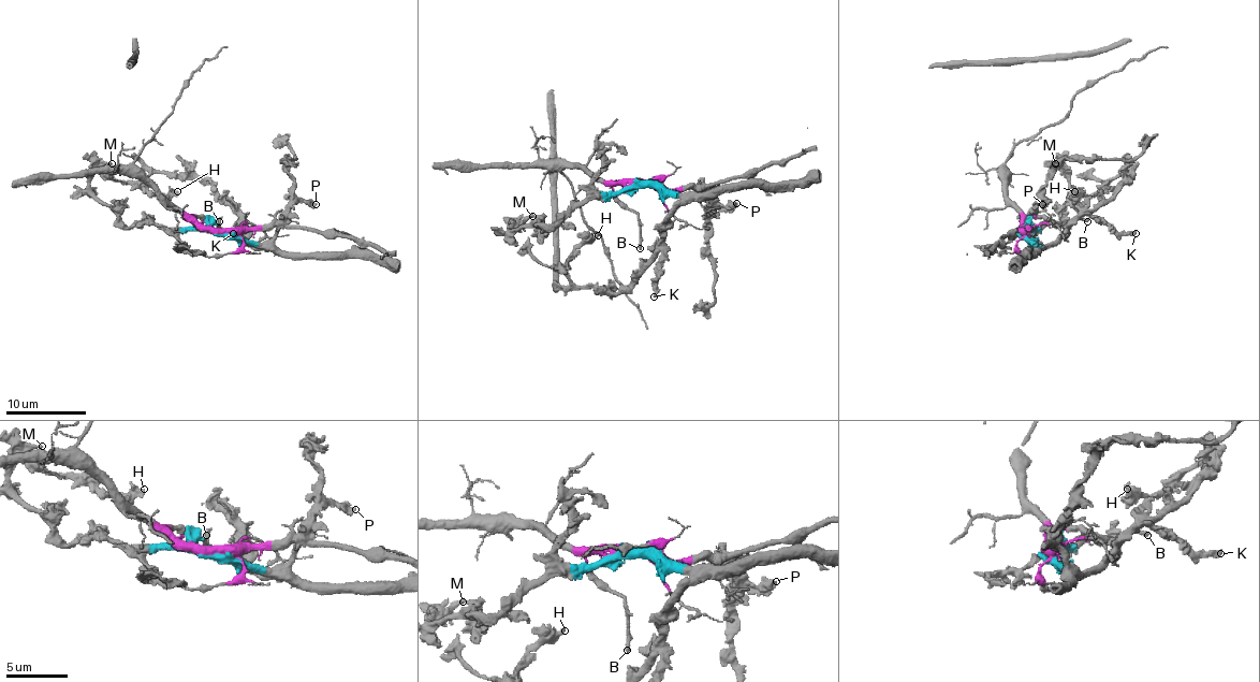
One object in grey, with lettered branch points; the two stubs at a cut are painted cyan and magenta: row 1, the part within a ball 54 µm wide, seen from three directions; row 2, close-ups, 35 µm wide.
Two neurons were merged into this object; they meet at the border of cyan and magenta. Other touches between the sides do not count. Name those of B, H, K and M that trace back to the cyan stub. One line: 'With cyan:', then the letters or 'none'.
With cyan: H, K, M

